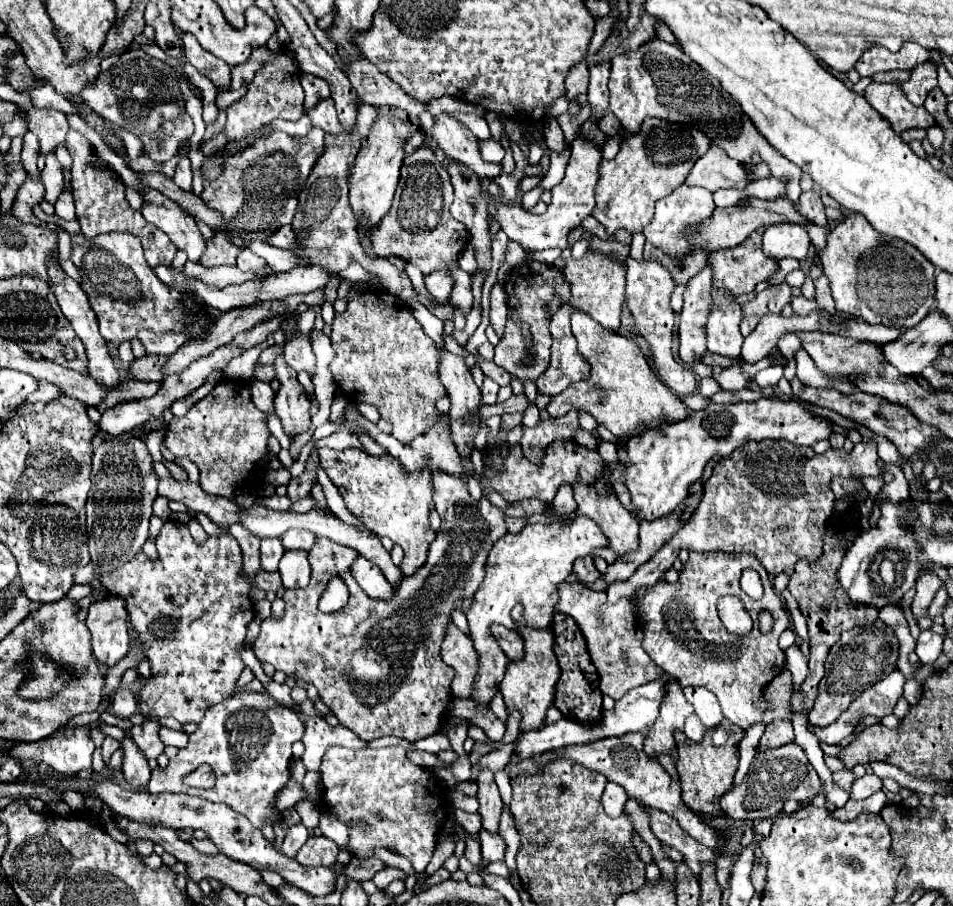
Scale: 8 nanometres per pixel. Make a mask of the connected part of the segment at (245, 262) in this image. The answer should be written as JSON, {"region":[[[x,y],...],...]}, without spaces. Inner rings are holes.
{"region":[[[242,250],[242,254],[238,256],[238,268],[244,270],[244,272],[252,270],[260,278],[266,276],[266,272],[264,272],[264,268],[266,268],[264,258],[260,258],[260,256],[256,256],[254,252],[248,252],[248,250]]]}

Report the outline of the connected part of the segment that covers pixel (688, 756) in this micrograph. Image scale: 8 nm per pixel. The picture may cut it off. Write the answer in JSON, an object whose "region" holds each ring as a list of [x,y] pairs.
{"region":[[[712,730],[706,732],[702,742],[688,740],[682,732],[676,732],[676,744],[678,744],[678,776],[680,776],[680,788],[682,788],[682,800],[684,804],[700,818],[718,818],[726,816],[720,808],[720,796],[732,788],[732,780],[738,768],[738,744],[742,736],[726,736],[726,744],[718,746],[714,744]]]}

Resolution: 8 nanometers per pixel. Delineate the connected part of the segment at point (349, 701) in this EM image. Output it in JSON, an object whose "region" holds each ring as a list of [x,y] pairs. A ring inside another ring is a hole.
{"region":[[[436,472],[432,474],[432,480],[436,512],[442,518],[442,528],[436,540],[430,544],[426,564],[414,576],[404,576],[390,602],[366,596],[354,580],[350,568],[358,556],[356,550],[340,546],[326,538],[318,538],[314,548],[308,552],[308,560],[312,566],[308,588],[284,592],[284,616],[278,620],[266,618],[260,626],[256,642],[252,644],[252,652],[260,662],[270,662],[286,676],[294,676],[308,684],[314,684],[320,692],[322,702],[332,708],[340,724],[350,728],[366,742],[380,736],[398,736],[402,740],[416,742],[420,738],[436,734],[452,702],[450,682],[454,678],[454,668],[446,666],[440,658],[444,628],[450,622],[450,612],[462,608],[462,598],[474,596],[476,588],[484,580],[484,560],[488,558],[492,544],[508,532],[504,512],[486,498],[476,502],[468,494],[468,488],[460,476]],[[334,576],[344,578],[350,588],[350,600],[344,610],[324,614],[318,610],[318,598],[322,596],[328,580]]]}

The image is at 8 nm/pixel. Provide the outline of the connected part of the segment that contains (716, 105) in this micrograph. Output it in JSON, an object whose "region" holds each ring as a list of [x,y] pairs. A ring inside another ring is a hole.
{"region":[[[652,40],[634,52],[628,50],[622,56],[614,56],[608,88],[610,112],[628,128],[630,134],[640,132],[640,124],[648,116],[674,124],[692,124],[694,128],[700,128],[714,144],[724,148],[730,158],[736,158],[744,166],[750,166],[750,156],[758,152],[770,166],[770,174],[774,178],[786,178],[786,194],[792,202],[798,202],[802,194],[800,168],[774,150],[742,112],[740,104],[736,104],[736,100],[720,88],[720,82],[714,76],[708,76],[708,72],[704,72],[696,62],[688,60],[680,48],[662,40]]]}

